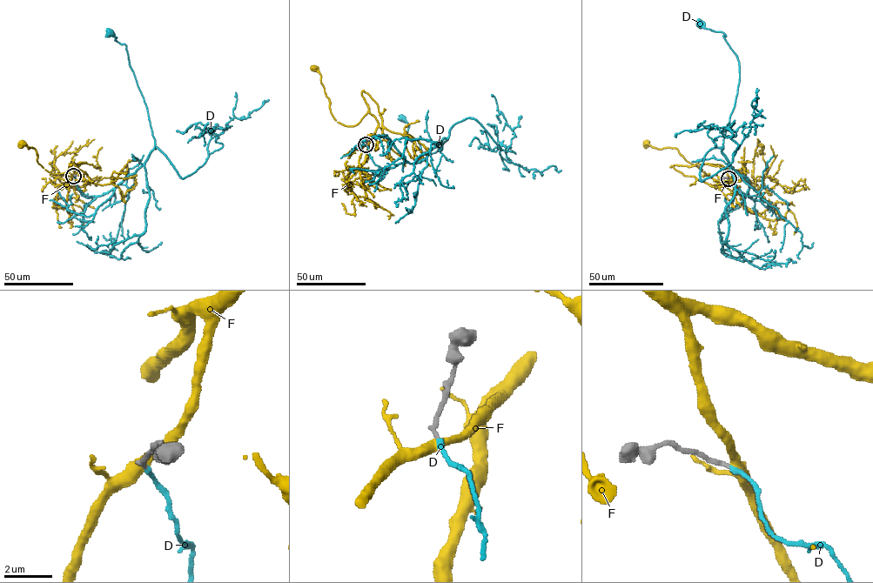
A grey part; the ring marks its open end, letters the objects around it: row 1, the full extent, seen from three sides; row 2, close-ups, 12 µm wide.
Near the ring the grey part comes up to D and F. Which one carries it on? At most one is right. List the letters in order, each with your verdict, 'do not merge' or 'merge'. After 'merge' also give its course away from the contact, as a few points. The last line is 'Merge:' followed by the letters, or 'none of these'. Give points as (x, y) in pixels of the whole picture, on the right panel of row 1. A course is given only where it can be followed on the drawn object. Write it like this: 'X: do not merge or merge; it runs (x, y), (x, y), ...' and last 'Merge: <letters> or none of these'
D: merge; it runs (729, 178), (758, 200), (748, 196), (748, 180), (721, 150), (739, 82), (737, 56), (722, 32), (700, 23)
F: do not merge
Merge: D

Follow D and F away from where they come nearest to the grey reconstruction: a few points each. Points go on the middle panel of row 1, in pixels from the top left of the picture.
D: (365, 144), (373, 162), (386, 171), (419, 162), (447, 140), (424, 154), (419, 141), (408, 138), (402, 117)
F: (365, 144), (372, 138), (377, 120), (368, 110), (352, 126), (338, 122), (330, 108), (321, 76), (314, 68)

